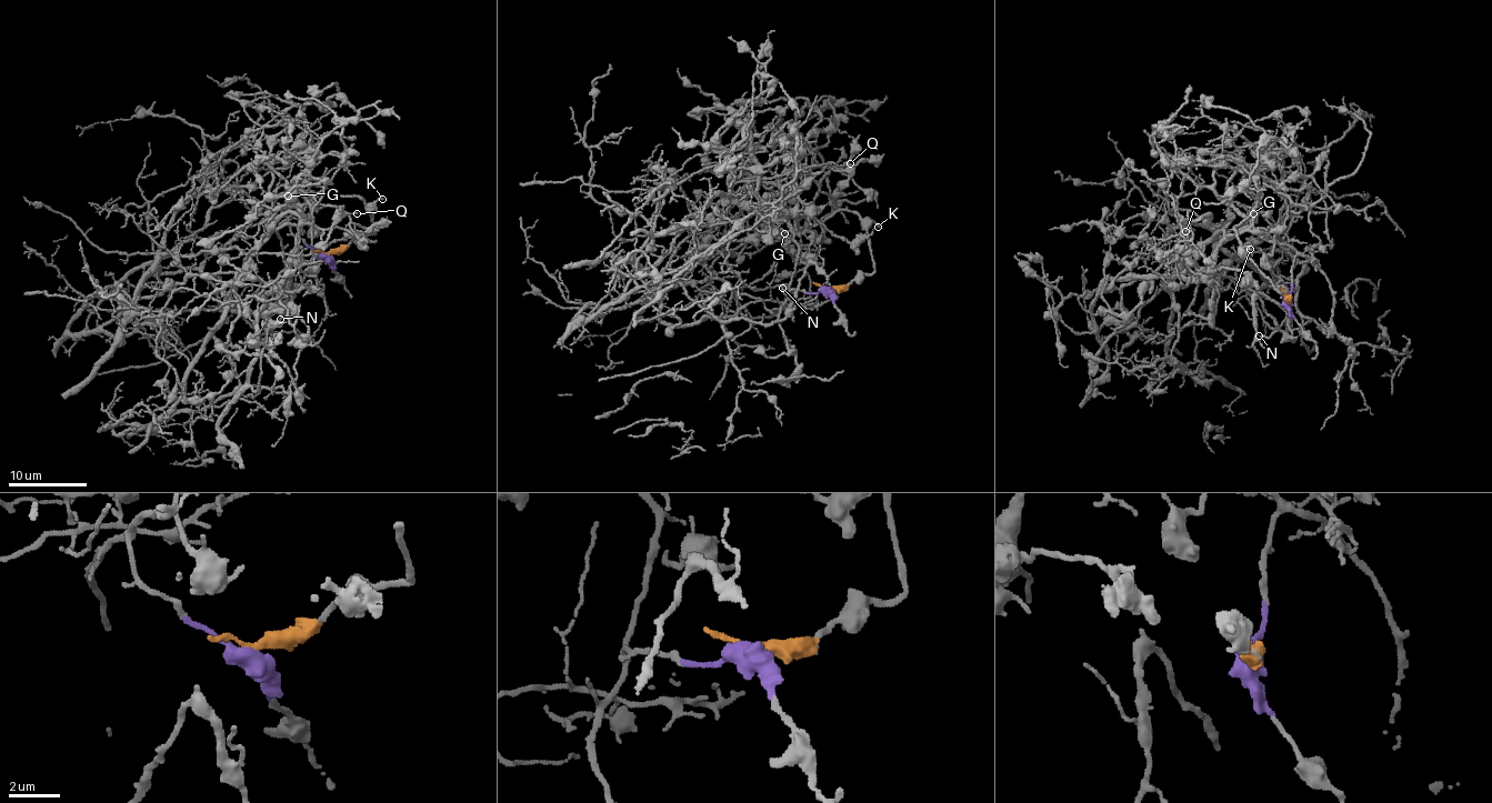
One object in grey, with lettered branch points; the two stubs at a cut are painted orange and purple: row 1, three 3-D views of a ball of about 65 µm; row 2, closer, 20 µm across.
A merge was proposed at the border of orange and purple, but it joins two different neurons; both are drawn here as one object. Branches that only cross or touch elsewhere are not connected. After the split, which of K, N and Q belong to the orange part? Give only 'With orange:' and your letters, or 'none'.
With orange: K

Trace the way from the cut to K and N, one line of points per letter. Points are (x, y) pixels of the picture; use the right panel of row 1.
K: (1285, 298), (1287, 302), (1287, 293), (1249, 257), (1244, 248), (1251, 250)
N: (1285, 298), (1287, 246), (1240, 229), (1195, 279), (1213, 243), (1290, 315), (1293, 341), (1259, 335)

